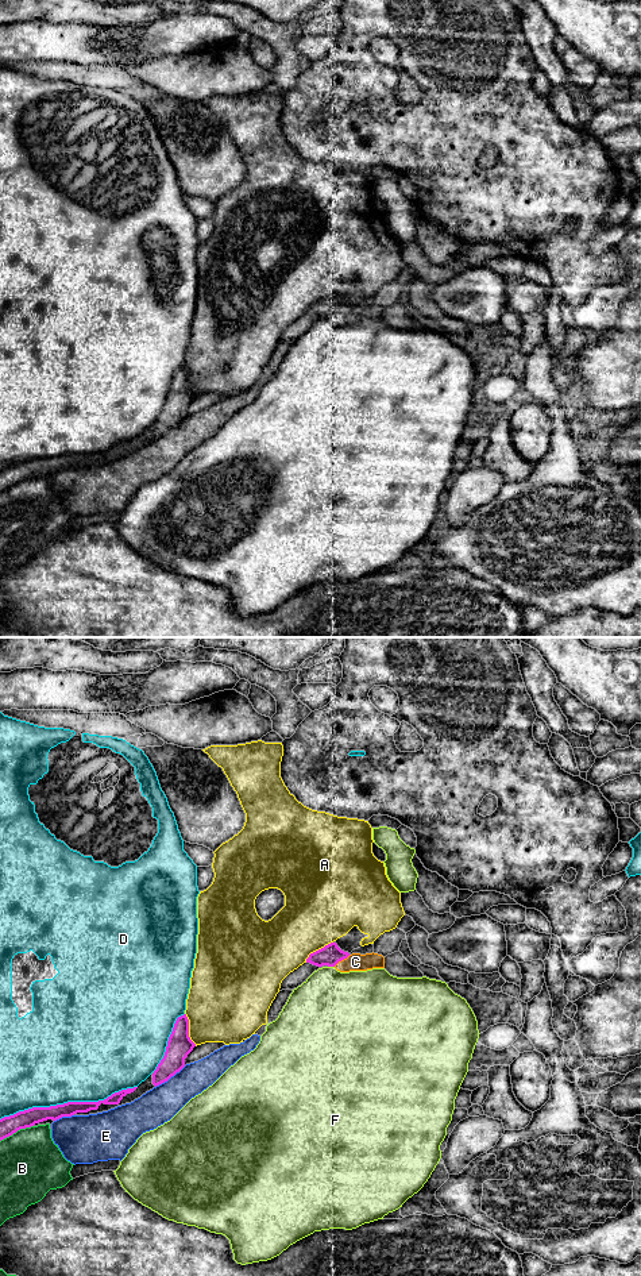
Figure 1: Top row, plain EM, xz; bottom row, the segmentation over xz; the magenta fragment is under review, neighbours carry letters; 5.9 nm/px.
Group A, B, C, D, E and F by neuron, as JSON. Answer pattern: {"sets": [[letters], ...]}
{"sets": [["A"], ["B"], ["C"], ["D"], ["E"], ["F"]]}

